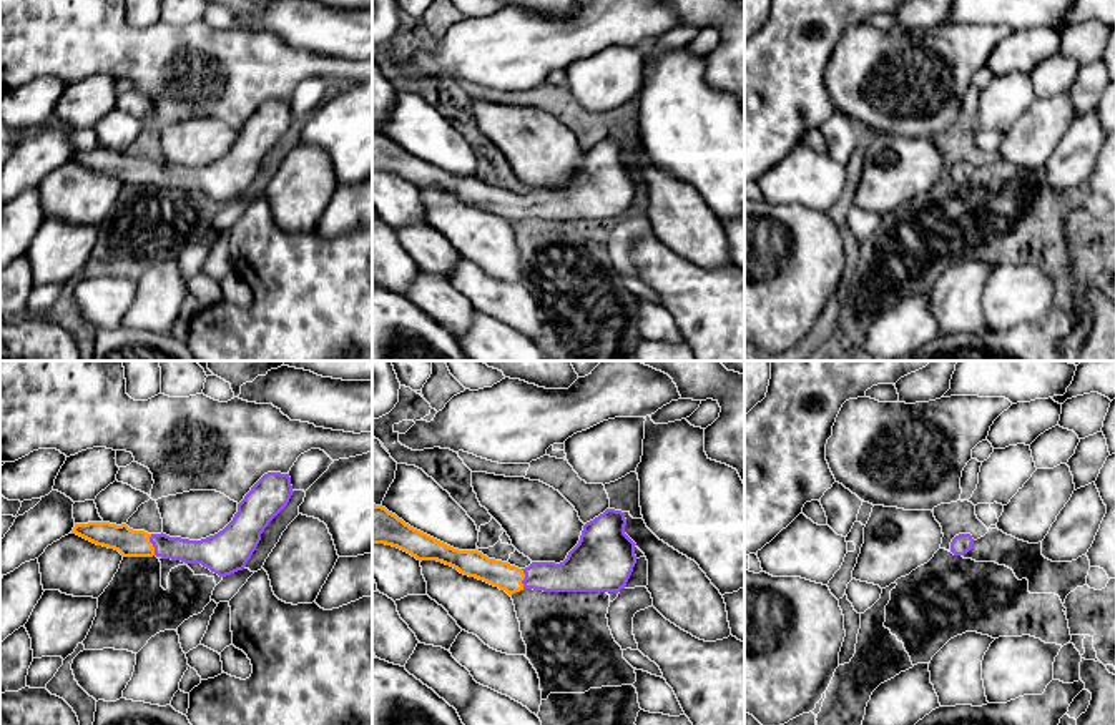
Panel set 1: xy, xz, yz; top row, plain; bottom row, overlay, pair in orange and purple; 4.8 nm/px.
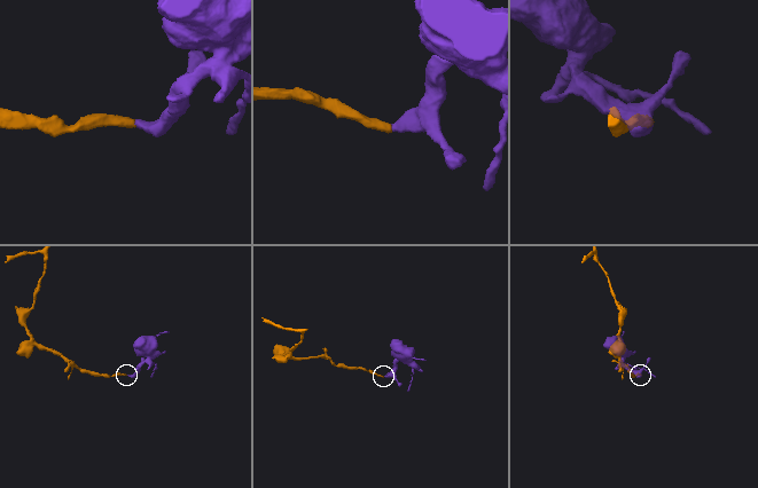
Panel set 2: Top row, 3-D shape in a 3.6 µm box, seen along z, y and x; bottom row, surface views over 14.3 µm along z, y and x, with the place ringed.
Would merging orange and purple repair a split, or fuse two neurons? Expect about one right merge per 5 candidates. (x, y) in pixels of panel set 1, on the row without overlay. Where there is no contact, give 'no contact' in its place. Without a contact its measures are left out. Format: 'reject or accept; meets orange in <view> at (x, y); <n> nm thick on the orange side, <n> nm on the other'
accept; meets orange in xy at (152, 172); 140 nm thick on the orange side, 120 nm on the other

